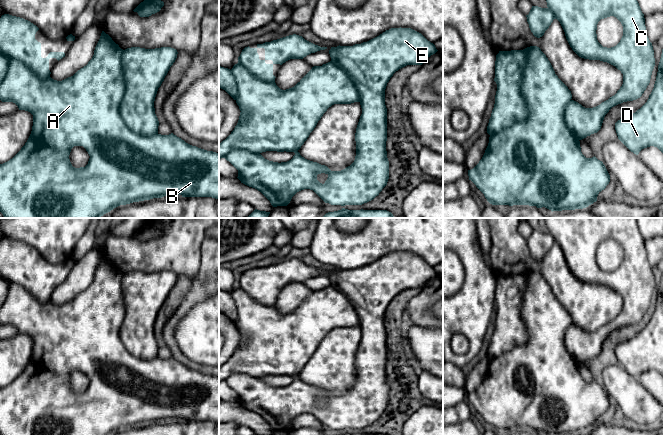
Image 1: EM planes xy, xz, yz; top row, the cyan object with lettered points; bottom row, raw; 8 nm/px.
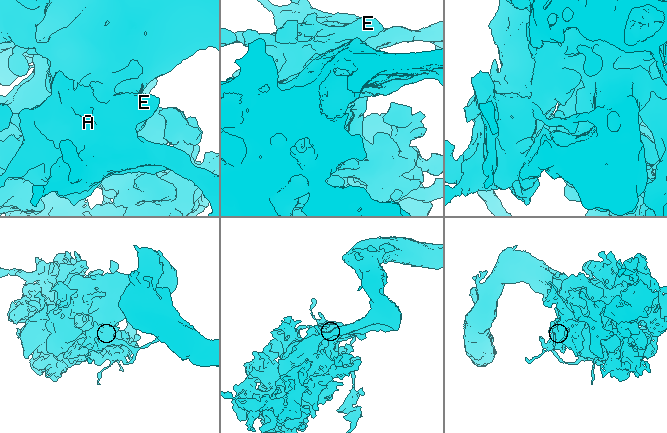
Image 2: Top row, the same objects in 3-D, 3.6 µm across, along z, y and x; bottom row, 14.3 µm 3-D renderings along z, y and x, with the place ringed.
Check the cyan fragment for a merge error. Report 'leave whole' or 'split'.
leave whole

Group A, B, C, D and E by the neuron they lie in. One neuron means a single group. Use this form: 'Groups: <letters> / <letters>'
Groups: A B C D E

